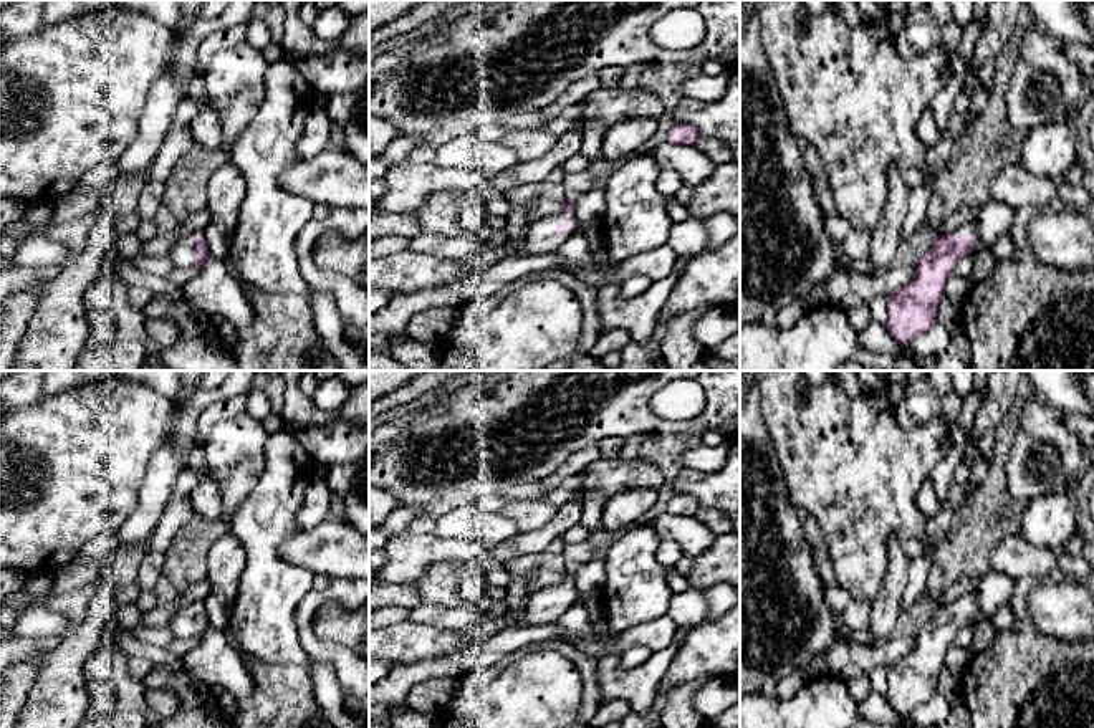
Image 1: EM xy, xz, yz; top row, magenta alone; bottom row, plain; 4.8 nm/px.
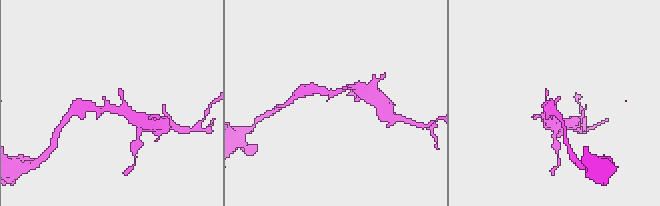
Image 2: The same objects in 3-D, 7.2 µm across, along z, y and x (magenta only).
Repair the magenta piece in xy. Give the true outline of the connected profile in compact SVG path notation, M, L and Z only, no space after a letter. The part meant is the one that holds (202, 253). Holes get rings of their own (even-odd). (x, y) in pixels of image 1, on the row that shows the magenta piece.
M187 232L180 235L174 242L169 255L174 268L197 268L199 271L209 258L210 251L204 232Z

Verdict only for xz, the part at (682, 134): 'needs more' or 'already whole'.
already whole

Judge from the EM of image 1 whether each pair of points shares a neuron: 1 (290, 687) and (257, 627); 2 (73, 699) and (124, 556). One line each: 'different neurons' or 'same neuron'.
1: different neurons
2: same neuron

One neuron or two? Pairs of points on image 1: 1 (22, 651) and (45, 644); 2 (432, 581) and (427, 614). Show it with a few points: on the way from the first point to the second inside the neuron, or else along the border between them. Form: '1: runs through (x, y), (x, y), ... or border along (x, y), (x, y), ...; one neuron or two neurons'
1: runs through (27, 647), (40, 646); one neuron
2: border along (422, 601), (447, 606), (464, 604); two neurons

